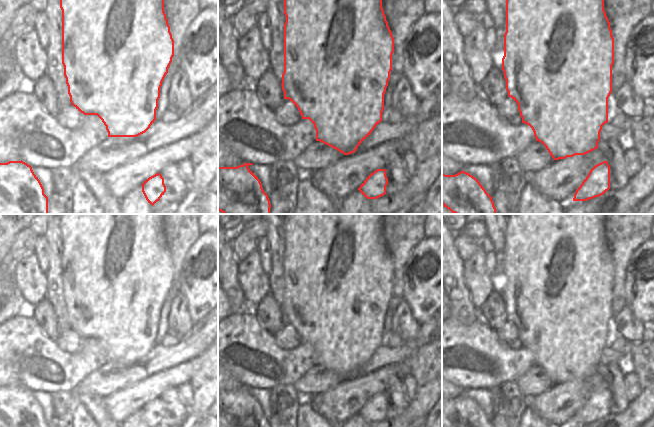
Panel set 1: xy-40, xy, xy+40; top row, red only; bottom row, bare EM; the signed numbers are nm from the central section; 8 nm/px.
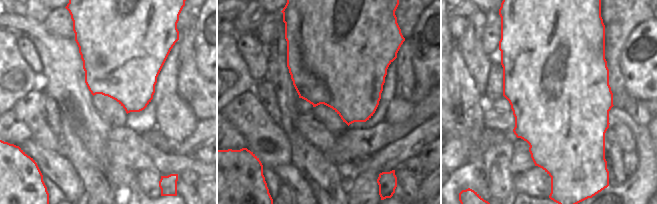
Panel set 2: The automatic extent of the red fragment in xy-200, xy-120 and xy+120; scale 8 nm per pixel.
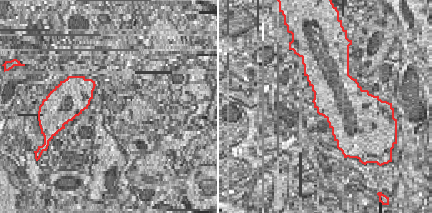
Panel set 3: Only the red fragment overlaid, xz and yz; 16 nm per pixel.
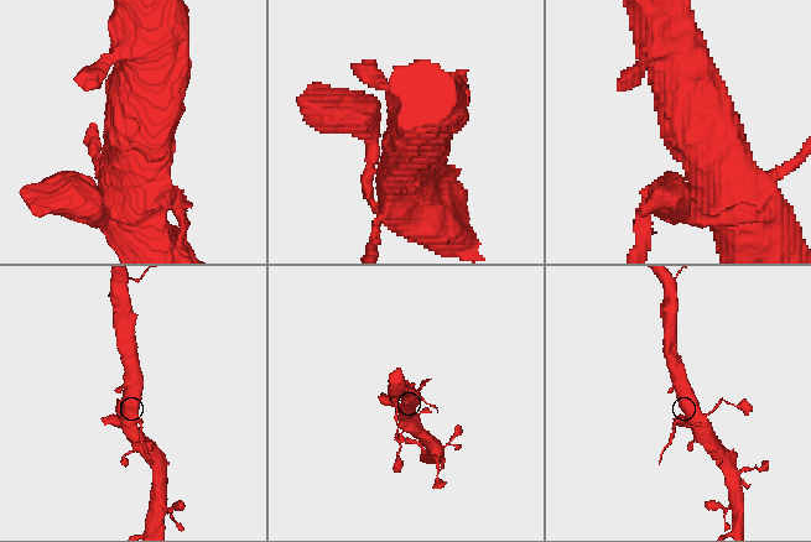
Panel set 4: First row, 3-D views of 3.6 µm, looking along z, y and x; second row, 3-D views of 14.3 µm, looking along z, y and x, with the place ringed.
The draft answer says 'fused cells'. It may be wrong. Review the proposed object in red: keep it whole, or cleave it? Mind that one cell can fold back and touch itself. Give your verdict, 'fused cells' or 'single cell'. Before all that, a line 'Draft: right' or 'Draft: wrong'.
Draft: right
fused cells

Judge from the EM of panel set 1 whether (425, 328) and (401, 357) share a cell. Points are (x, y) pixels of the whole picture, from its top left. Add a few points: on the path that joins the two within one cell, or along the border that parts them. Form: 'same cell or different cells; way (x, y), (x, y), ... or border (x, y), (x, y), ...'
same cell; way (423, 335), (408, 350)

